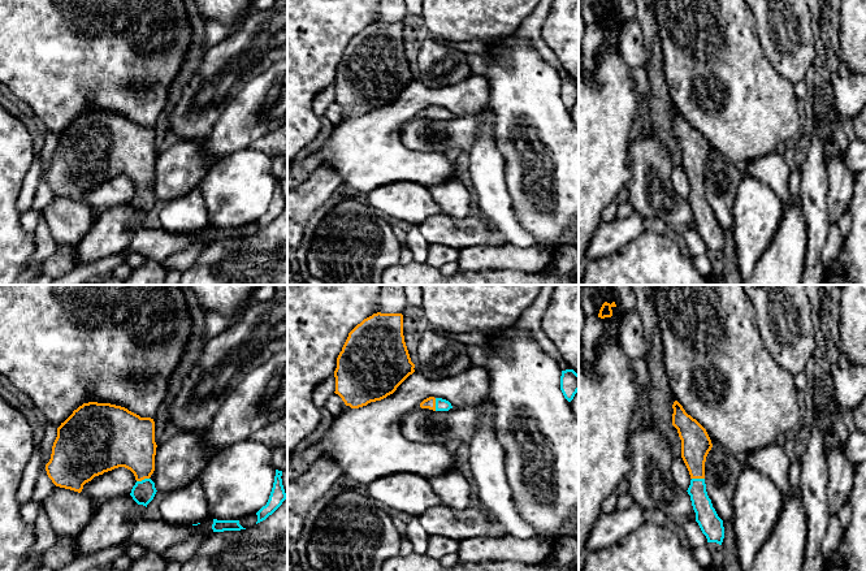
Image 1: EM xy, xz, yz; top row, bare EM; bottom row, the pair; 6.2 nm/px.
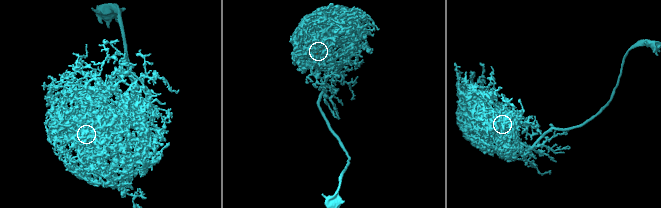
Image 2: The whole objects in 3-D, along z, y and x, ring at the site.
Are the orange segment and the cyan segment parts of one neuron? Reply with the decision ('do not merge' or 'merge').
merge

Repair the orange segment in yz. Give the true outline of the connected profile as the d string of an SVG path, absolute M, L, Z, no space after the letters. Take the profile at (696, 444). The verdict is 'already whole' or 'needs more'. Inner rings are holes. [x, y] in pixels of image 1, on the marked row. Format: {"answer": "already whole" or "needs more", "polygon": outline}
{"answer": "needs more", "polygon": "M677 401L674 402L672 408L672 425L677 429L681 440L681 458L692 479L687 492L696 512L696 522L707 542L722 545L724 538L723 520L713 507L705 484L705 462L713 447L711 440L706 429L688 415Z"}

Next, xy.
{"answer": "needs more", "polygon": "M88 402L74 410L57 428L46 471L56 486L81 493L83 485L95 476L125 467L137 480L130 496L138 505L147 507L157 492L155 483L150 479L155 471L156 447L153 419L140 418L121 406Z"}

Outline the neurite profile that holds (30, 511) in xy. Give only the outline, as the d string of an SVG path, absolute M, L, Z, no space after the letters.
M27 502L25 505L21 505L21 516L25 523L33 524L39 516L39 512L43 510L42 503L36 502Z

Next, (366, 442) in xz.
M472 365L456 376L440 380L413 372L386 398L359 408L343 410L312 446L320 450L320 457L330 458L341 468L343 479L360 485L398 473L413 473L426 479L441 476L458 470L455 454L441 444L426 445L407 440L400 433L400 420L429 397L446 399L454 408L463 408L477 407L489 398L489 392L489 373L484 367Z

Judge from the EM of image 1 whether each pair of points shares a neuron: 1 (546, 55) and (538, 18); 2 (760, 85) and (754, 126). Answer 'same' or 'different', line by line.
1: same
2: same

